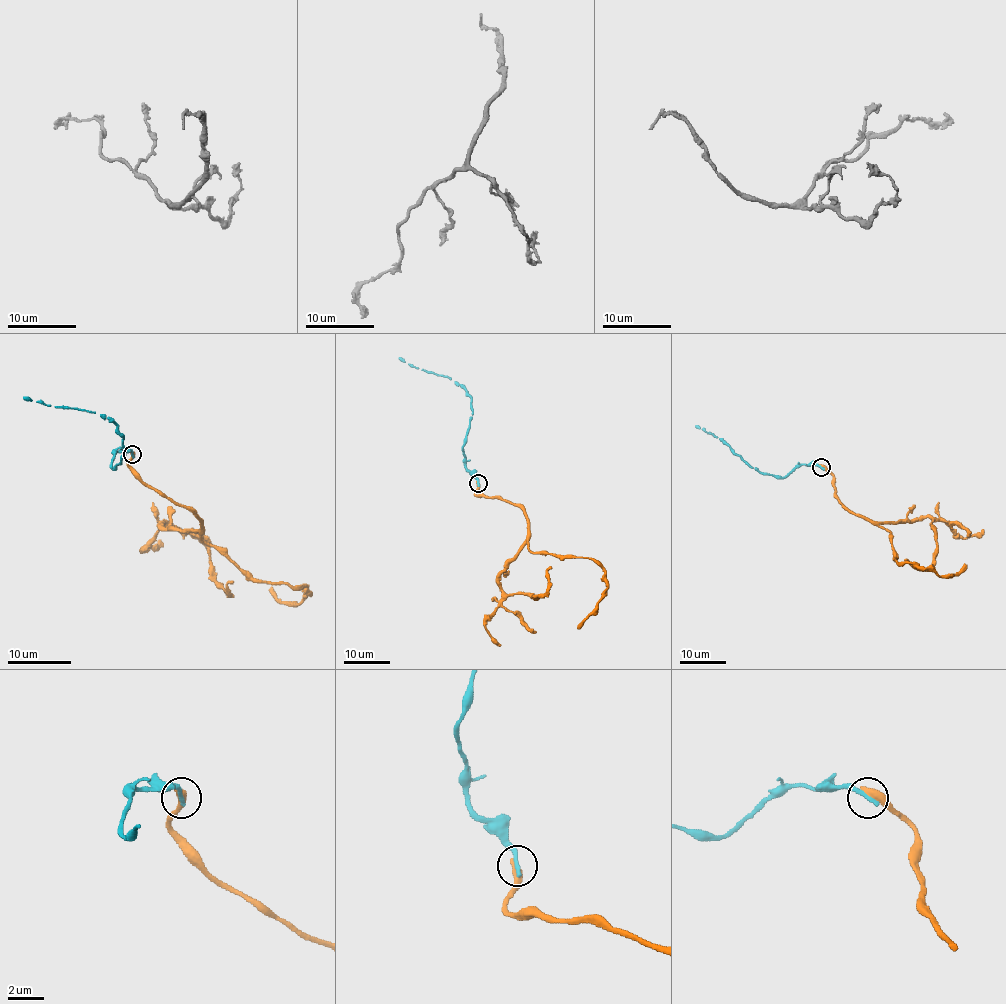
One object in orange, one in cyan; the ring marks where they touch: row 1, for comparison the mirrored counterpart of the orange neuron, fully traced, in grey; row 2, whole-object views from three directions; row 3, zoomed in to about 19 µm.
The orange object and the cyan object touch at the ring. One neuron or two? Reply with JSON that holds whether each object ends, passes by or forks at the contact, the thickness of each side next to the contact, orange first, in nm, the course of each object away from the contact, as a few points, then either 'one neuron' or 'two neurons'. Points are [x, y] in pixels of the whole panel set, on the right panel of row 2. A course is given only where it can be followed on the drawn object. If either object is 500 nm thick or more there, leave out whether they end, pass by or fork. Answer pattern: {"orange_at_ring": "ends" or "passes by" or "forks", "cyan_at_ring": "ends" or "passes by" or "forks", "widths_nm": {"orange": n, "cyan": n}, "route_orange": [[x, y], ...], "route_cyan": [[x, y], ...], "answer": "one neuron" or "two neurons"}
{"widths_nm": {"orange": 500, "cyan": 280}, "route_orange": [[821, 466], [846, 508], [889, 531], [896, 562], [939, 576], [954, 576], [965, 564]], "route_cyan": [[821, 468], [799, 464], [786, 476], [761, 473], [716, 436], [695, 426]], "answer": "two neurons"}

